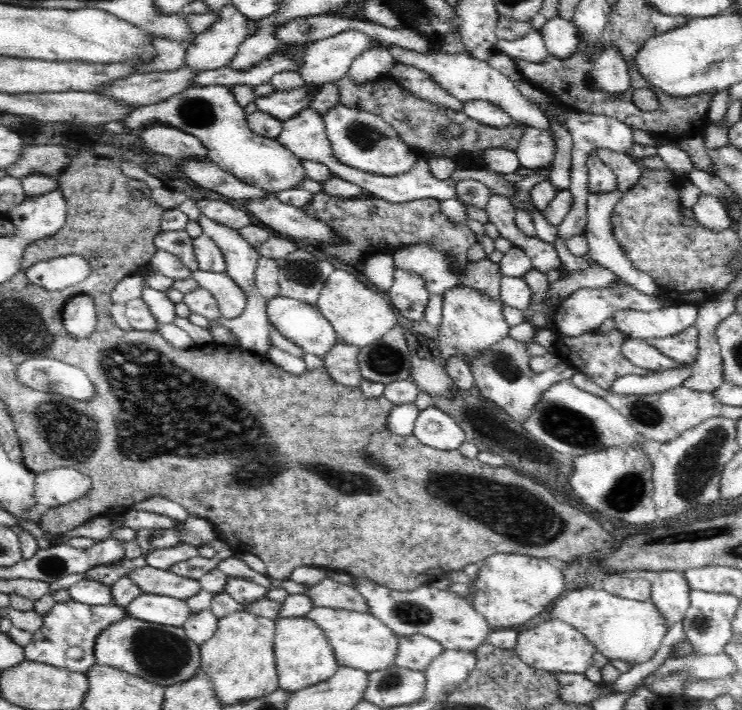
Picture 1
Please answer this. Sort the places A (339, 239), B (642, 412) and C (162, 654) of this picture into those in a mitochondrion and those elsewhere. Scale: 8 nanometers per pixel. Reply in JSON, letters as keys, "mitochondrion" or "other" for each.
{"A":"other","B":"mitochondrion","C":"mitochondrion"}

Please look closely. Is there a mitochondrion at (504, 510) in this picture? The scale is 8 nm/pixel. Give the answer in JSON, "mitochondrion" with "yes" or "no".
{"mitochondrion":"yes"}

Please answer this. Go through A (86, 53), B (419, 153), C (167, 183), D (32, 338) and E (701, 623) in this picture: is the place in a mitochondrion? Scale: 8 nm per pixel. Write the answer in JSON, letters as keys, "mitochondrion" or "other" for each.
{"A":"other","B":"other","C":"other","D":"mitochondrion","E":"mitochondrion"}

